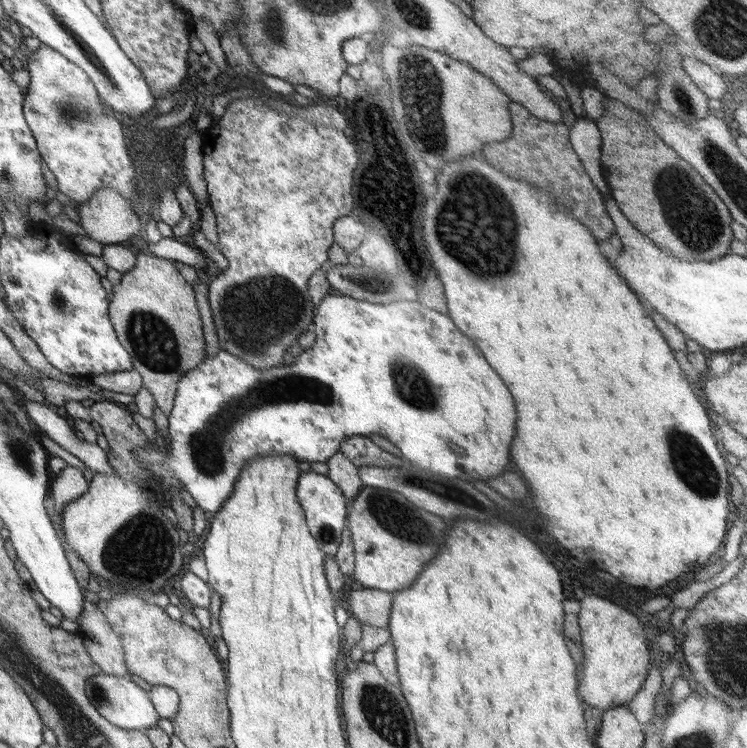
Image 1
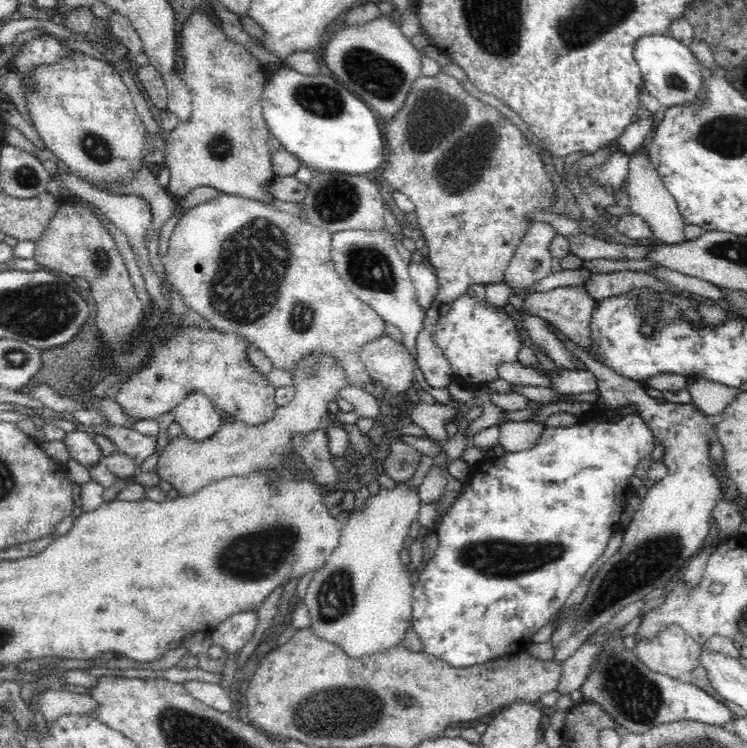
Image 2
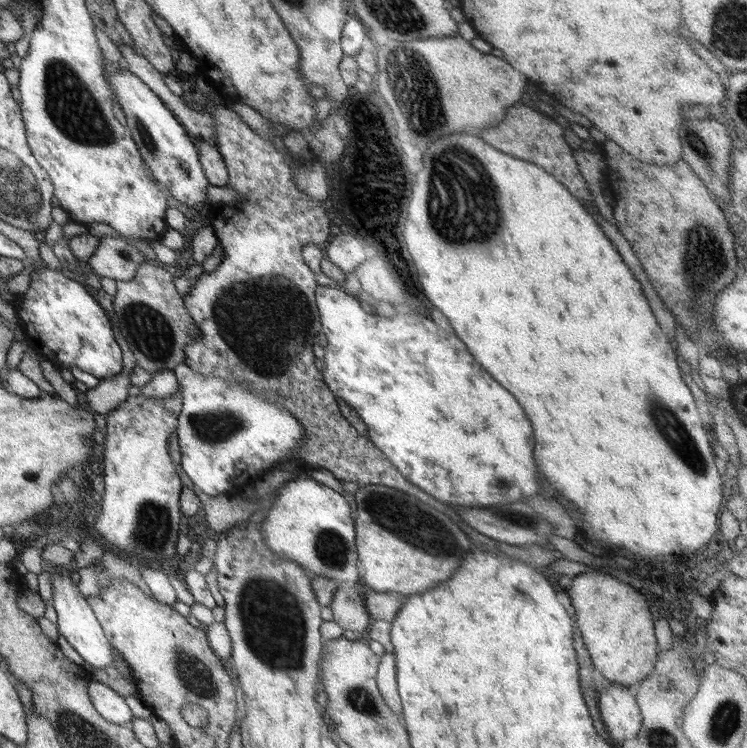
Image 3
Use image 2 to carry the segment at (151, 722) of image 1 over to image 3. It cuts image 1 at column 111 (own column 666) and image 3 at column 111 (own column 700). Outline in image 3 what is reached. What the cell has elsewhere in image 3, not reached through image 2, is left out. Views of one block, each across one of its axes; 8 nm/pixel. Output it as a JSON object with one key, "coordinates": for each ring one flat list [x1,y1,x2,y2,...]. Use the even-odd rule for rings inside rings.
{"coordinates":[[90,680,87,685,87,694,93,708,105,721,115,725,128,726,133,720,124,698,106,685]]}

